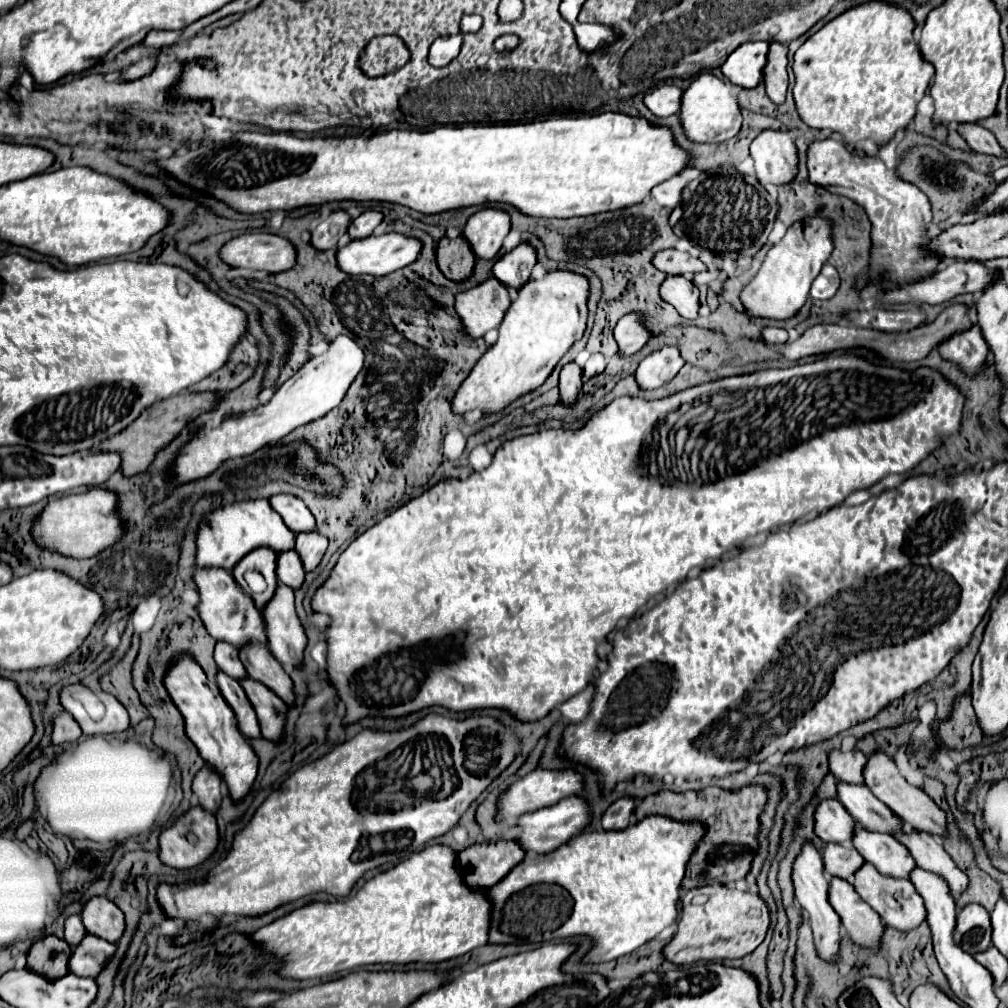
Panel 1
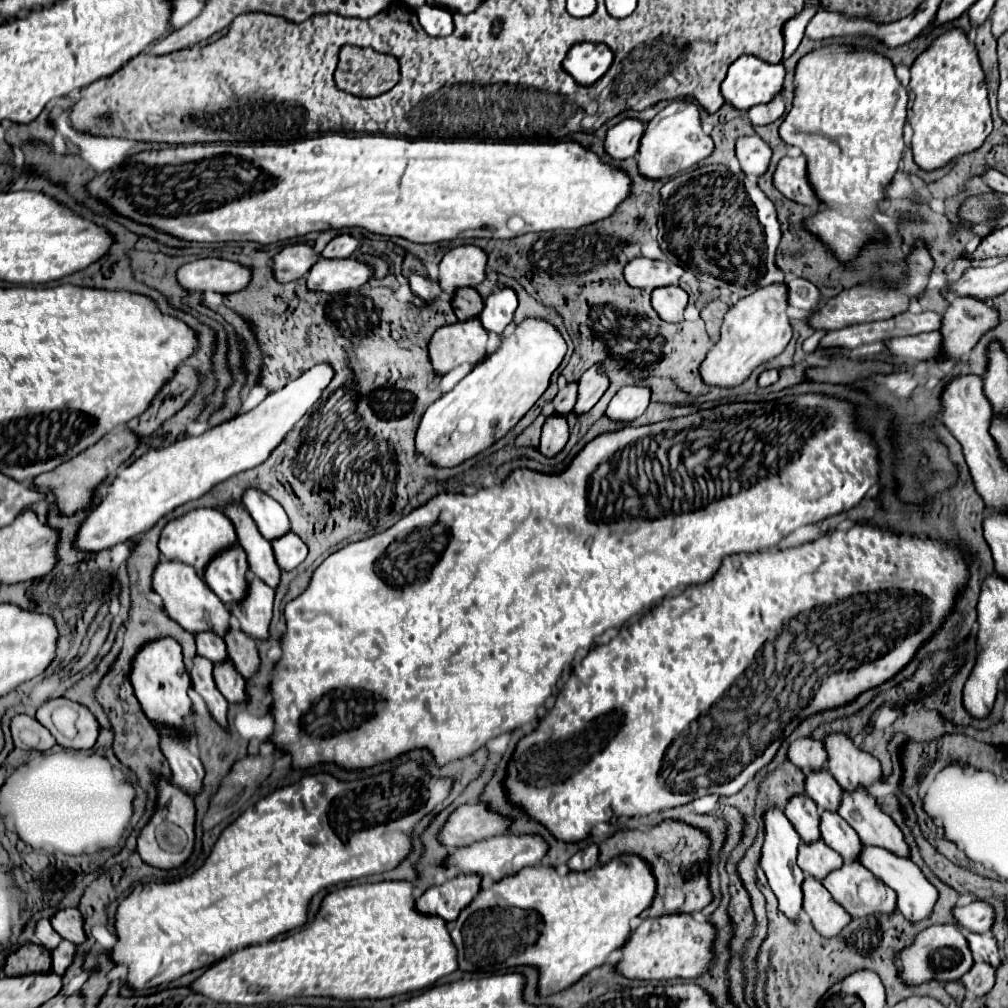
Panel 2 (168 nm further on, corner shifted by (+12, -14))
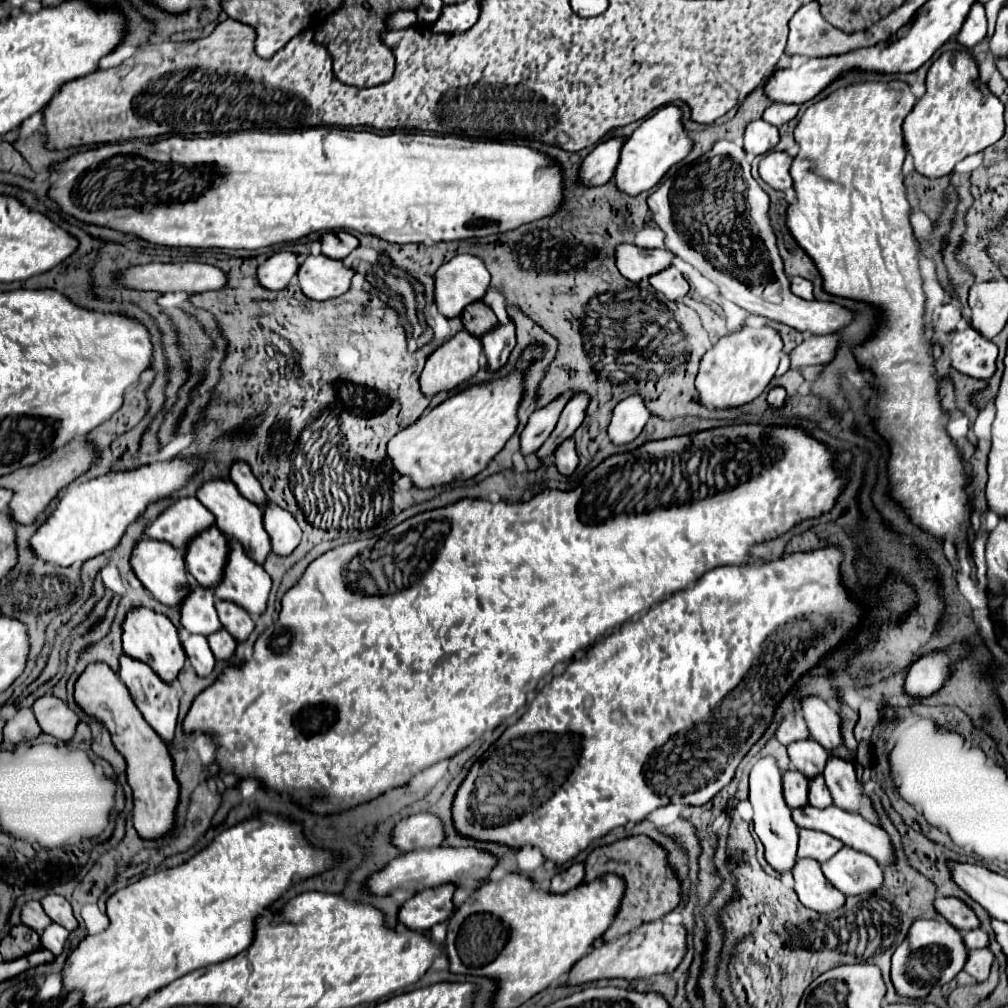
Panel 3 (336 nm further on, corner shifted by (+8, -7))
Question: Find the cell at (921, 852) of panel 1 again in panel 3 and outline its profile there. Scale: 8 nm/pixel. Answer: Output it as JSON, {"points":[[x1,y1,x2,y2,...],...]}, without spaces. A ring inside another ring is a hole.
{"points":[[841,757,829,759,823,777,825,777,825,783,827,783,837,807,841,807,849,813,857,813,865,821,881,827,879,813,875,811,871,797,863,791,865,781,861,781,857,777,857,769,855,769,853,761,841,759]]}

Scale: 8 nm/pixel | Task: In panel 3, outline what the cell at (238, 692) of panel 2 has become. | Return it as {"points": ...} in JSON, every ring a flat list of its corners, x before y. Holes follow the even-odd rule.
{"points":[[217,631,215,635,209,635,207,639,209,639,209,647,217,661,227,661,235,655,237,641,227,631]]}

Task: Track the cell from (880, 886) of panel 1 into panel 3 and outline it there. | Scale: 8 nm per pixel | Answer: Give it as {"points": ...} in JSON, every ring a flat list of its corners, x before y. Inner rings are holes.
{"points":[[843,847,827,863,823,863,821,869,827,881,847,897,877,891,883,885,881,865,859,851,851,851,849,847]]}

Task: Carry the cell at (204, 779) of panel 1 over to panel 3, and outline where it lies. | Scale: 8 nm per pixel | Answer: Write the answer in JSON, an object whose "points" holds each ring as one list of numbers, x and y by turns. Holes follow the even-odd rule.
{"points":[[123,655,123,659,121,659,119,677,121,677,123,685,127,685,135,707,141,711,143,719,151,725,151,729,165,743,173,743,175,731,177,731,177,717,179,717,179,693,177,693,179,683,163,683,163,681,159,681,159,677,155,677,151,667,145,667,145,663,139,663,135,659,127,659,127,655]]}

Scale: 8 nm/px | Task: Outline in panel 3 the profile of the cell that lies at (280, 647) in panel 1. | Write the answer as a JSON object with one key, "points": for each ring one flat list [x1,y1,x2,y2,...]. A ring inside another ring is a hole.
{"points":[[231,539,231,559,227,561,227,575,223,575,223,583,215,589,219,599,229,599,243,607,249,615,263,615,267,609,269,591,273,581,269,573,255,563,241,547]]}

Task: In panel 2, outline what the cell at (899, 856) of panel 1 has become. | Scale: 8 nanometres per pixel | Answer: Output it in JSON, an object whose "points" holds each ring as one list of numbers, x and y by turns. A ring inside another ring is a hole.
{"points":[[823,810,819,830,825,844,837,850,845,862,857,860,859,850,861,850,859,836,855,834,855,830,851,830,851,826,847,826,847,822,843,822,843,818,837,812]]}

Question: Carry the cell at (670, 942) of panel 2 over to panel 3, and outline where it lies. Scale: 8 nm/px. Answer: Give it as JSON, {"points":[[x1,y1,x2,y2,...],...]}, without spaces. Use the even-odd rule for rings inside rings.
{"points":[[663,921,643,923,635,931,629,931,627,935,615,941,605,941,601,947,591,949,583,959,579,959,579,963,575,963,567,983,577,985,577,983,587,983,597,979,611,979,611,977,621,977,631,981,631,979,671,973,679,967,685,953,687,953,685,925,669,925]]}

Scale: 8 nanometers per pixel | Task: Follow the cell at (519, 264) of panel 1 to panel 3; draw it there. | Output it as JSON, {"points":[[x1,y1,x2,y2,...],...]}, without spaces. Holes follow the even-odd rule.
{"points":[[509,319,507,323,497,323,491,331,487,331,483,337,483,351,487,355,487,365,491,371,499,369,507,363,509,353,515,347,515,323]]}

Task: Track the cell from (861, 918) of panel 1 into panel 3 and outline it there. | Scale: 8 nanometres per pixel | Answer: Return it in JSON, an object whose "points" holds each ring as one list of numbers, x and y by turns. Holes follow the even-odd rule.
{"points":[[799,859,793,867,793,879,799,901,805,907,817,913,831,913,843,907,845,895,827,883,821,865,815,859]]}

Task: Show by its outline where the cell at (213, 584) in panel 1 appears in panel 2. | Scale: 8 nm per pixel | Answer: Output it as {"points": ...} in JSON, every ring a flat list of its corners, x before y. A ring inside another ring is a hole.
{"points":[[157,562,153,570,153,590,163,598,163,608,171,620,181,624,189,632,207,632,213,630,219,636,225,636,229,626,229,610,227,606,215,596,215,592,197,576,193,566,183,562]]}

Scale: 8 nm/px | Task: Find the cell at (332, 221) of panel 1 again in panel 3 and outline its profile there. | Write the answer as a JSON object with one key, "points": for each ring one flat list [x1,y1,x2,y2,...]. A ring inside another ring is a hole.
{"points":[[279,251,275,255,271,255,257,271,259,275,259,283,263,283,263,287,267,289,283,289,287,287,295,275,299,271,299,261,297,261,297,253,291,251]]}

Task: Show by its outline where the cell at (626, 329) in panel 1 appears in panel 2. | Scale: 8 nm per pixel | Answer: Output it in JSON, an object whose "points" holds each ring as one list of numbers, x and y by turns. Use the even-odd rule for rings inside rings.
{"points":[[599,366,589,368,579,380,579,394,577,394,577,402,573,406,573,412,577,416,589,412,599,402,603,392,607,390,607,384,609,384,609,380,605,374,599,372]]}

